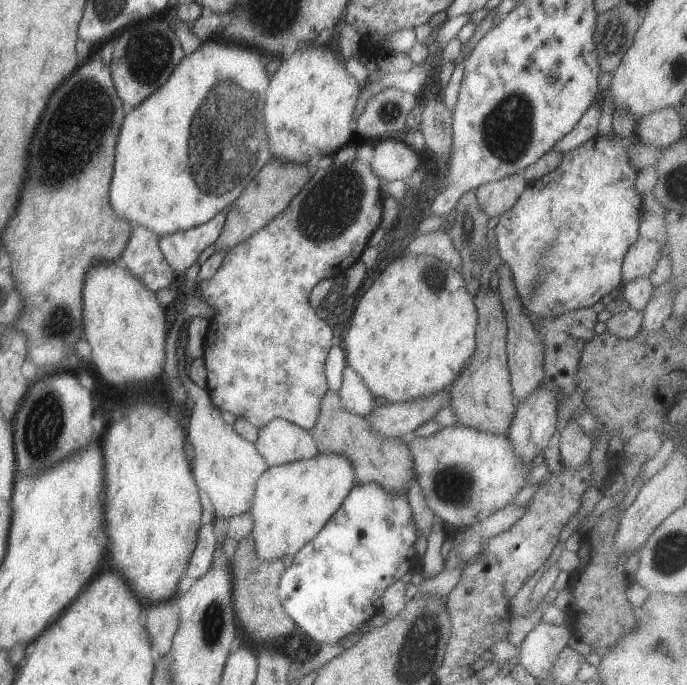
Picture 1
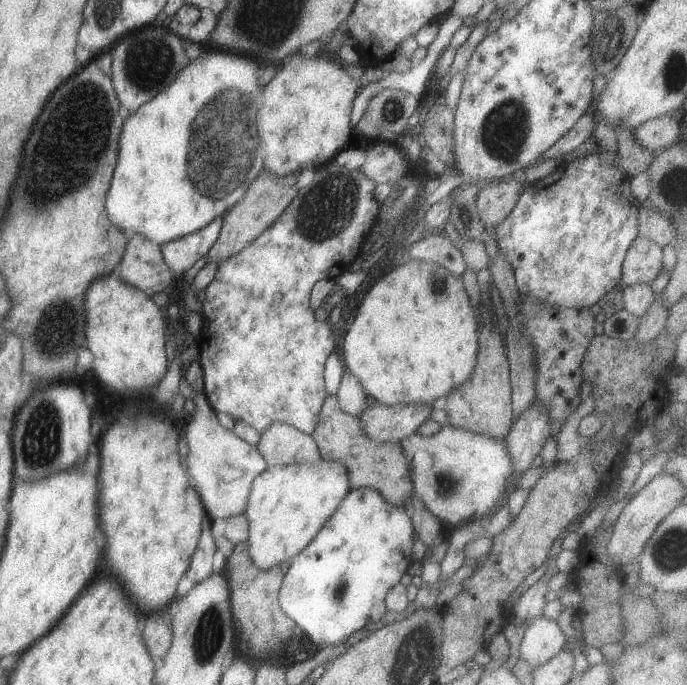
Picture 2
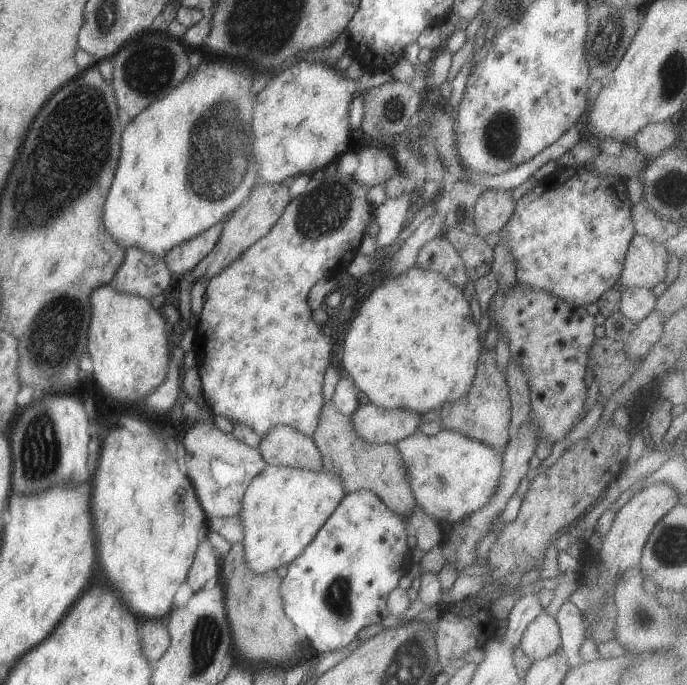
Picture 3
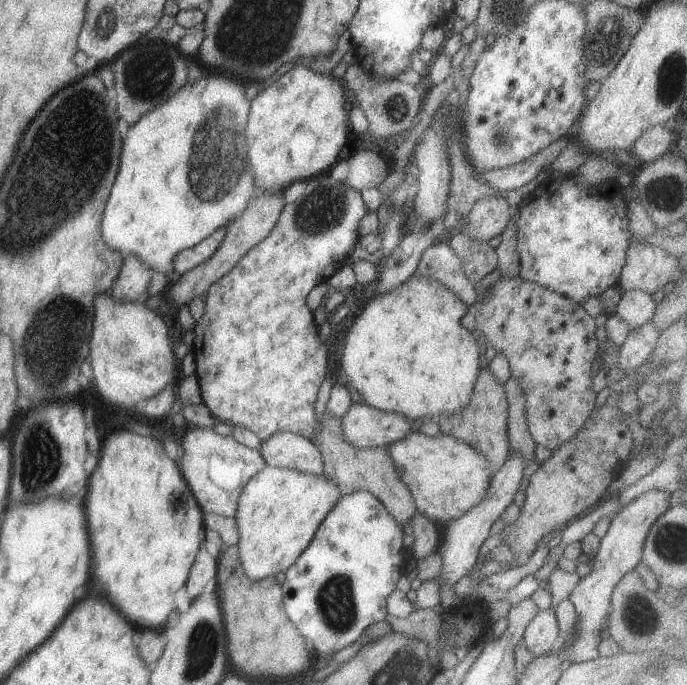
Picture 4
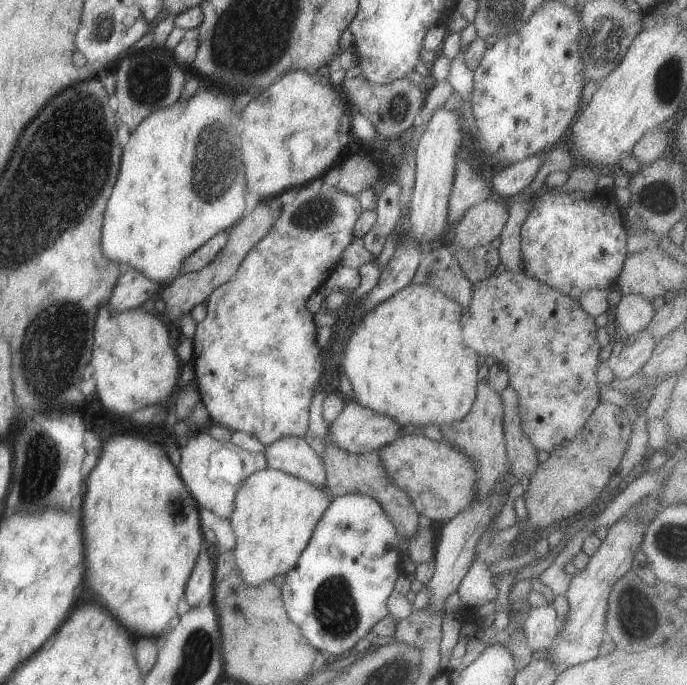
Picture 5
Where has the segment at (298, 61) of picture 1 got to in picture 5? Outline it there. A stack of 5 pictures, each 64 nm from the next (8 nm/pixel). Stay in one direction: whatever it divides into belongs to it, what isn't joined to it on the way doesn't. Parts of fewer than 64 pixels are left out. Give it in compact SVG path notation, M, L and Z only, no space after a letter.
M292 70L256 94L242 111L244 128L241 128L239 141L241 162L246 170L246 188L248 192L259 194L261 200L266 197L278 198L285 191L303 188L318 177L323 177L336 164L338 152L342 152L344 136L339 128L344 115L343 93L331 83L322 85L316 77L316 74L304 70Z

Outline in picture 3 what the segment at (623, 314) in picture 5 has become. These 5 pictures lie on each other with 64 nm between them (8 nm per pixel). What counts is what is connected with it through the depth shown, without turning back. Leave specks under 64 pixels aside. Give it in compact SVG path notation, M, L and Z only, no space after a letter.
M623 288L619 301L620 311L632 323L640 323L655 310L657 300L652 290Z

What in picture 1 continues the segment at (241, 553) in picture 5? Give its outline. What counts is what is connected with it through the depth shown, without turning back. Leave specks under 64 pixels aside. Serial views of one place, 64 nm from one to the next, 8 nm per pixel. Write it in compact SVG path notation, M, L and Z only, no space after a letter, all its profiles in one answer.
M319 454L316 458L286 463L266 469L258 478L256 494L249 510L254 520L251 536L254 538L256 554L260 560L272 562L286 554L296 554L322 530L332 515L342 506L348 493L355 487L354 466L344 454Z

